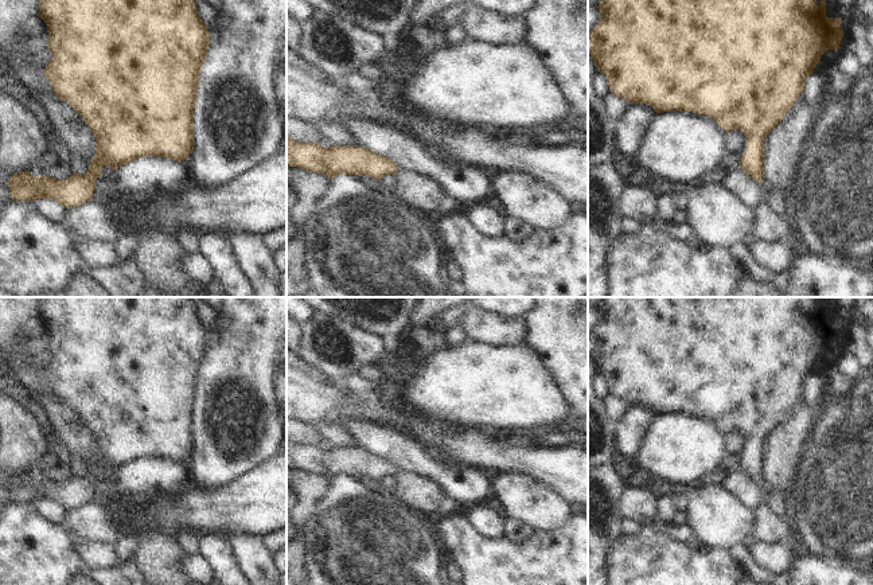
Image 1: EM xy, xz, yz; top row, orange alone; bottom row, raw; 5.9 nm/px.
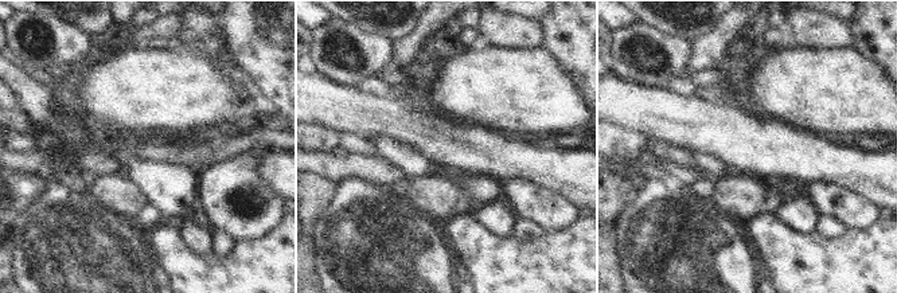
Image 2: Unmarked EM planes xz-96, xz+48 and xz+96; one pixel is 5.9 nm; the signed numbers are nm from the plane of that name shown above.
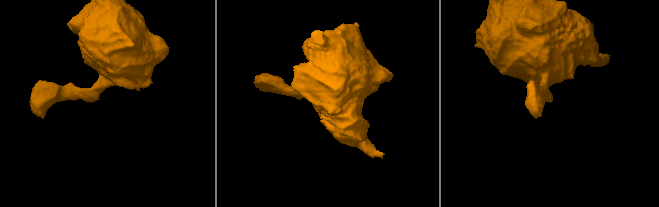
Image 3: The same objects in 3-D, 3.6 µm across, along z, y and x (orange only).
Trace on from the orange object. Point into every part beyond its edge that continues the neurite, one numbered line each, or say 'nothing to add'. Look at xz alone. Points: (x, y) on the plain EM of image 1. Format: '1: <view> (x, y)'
nothing to add

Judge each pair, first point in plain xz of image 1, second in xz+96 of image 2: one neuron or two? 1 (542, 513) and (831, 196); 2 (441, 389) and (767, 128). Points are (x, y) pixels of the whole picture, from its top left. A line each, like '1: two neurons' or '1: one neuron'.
1: one neuron
2: two neurons

